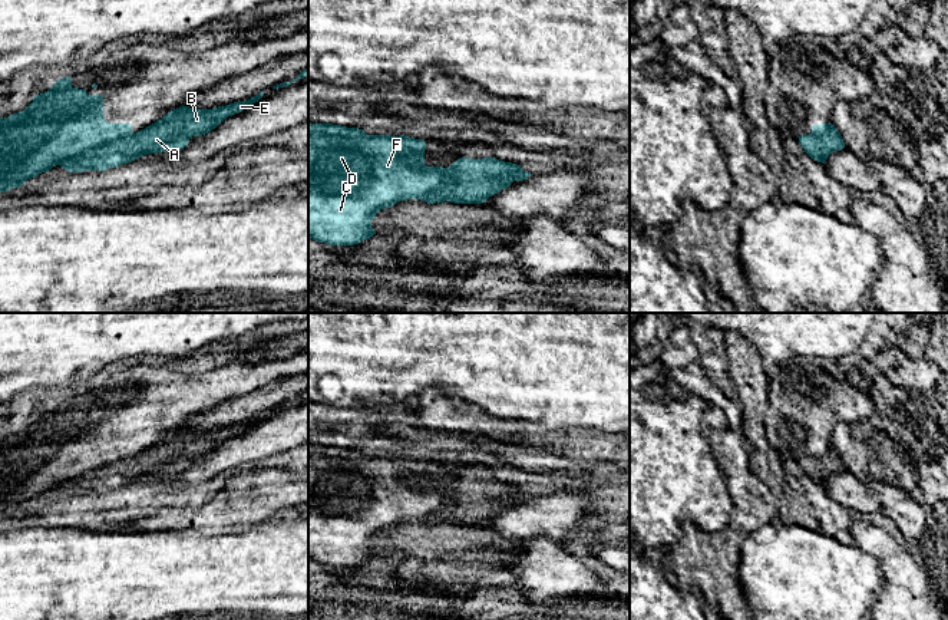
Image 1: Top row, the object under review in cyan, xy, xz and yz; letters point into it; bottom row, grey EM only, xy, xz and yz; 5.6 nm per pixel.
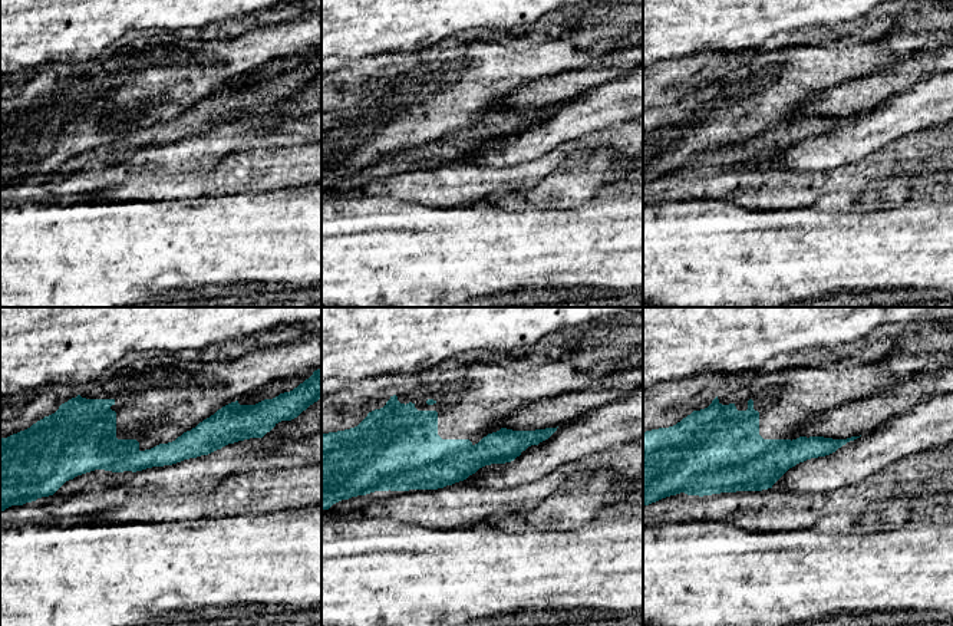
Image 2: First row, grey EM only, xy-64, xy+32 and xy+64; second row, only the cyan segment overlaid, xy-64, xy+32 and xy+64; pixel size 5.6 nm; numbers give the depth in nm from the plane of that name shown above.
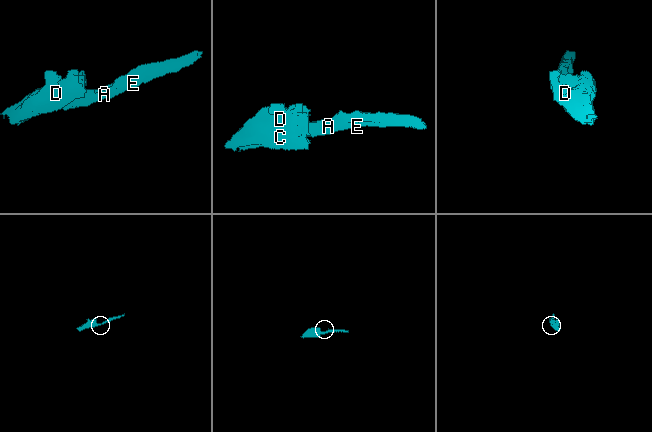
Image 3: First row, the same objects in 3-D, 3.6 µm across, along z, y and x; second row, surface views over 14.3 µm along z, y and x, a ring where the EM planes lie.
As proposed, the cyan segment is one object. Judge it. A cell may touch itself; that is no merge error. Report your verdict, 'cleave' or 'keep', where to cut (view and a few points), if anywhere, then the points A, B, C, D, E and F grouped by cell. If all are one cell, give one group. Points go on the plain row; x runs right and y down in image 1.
cleave; cut xy (132, 454), (65, 480), (59, 485); groups A B E / C D F

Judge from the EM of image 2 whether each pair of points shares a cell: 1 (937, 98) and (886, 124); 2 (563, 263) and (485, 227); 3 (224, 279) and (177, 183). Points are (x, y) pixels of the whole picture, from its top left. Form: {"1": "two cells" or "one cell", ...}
{"1": "one cell", "2": "one cell", "3": "two cells"}

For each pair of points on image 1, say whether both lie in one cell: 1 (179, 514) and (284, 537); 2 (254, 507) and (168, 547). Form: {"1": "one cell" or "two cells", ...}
{"1": "two cells", "2": "two cells"}

